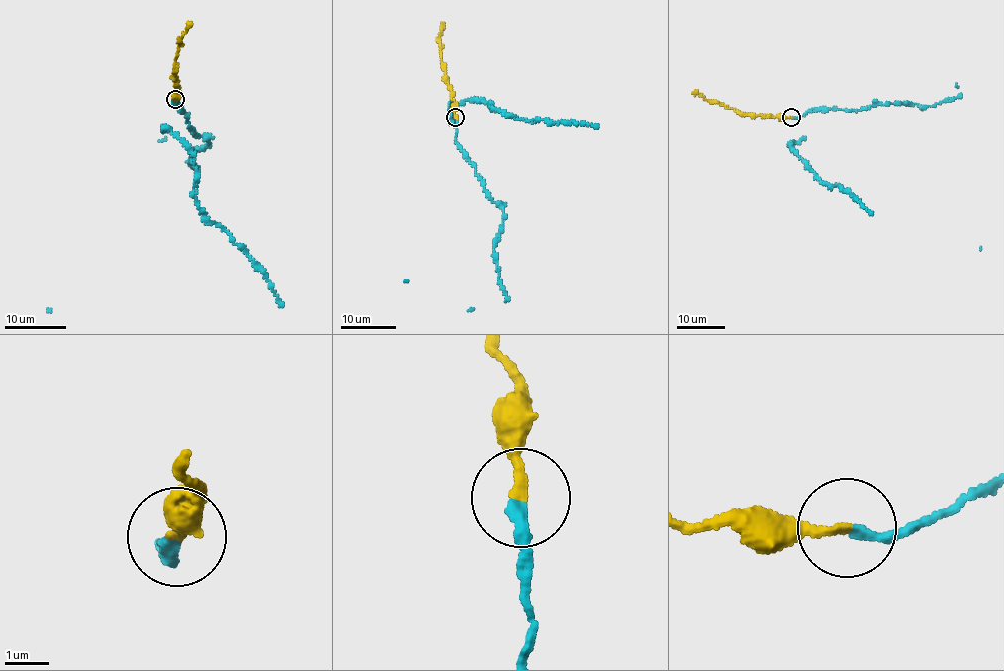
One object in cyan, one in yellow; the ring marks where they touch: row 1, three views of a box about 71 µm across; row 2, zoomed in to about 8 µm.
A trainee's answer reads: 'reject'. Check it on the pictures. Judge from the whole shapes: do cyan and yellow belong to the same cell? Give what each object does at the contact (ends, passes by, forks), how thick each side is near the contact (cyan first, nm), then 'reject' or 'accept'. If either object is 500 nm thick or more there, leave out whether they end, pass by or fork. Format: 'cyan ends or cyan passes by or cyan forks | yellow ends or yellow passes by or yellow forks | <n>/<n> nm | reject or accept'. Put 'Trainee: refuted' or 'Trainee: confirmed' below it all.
cyan ends | yellow ends | 260/220 nm | accept
Trainee: refuted

